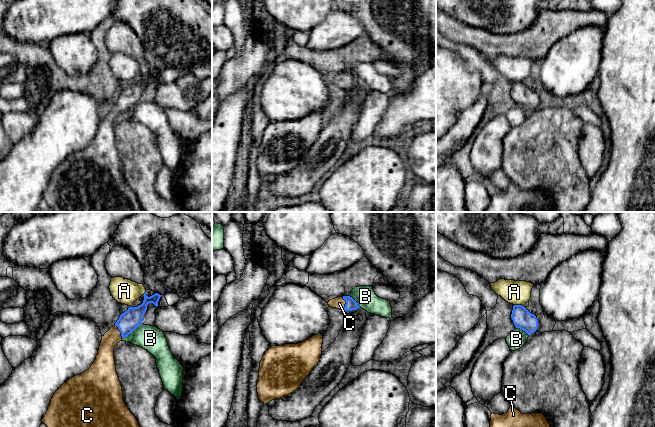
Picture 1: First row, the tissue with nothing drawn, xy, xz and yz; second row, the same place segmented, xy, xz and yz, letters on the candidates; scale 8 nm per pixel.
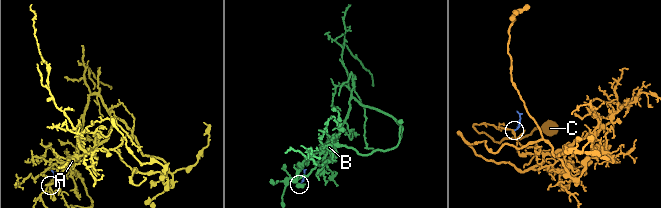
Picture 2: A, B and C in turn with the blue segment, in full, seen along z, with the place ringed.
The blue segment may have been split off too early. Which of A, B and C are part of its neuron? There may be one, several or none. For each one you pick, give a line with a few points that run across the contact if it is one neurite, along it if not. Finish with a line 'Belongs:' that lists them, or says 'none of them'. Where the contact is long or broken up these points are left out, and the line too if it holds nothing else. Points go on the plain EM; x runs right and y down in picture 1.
C: Line: xy (128, 97), (119, 106), (109, 116), (105, 133)
Belongs: C

